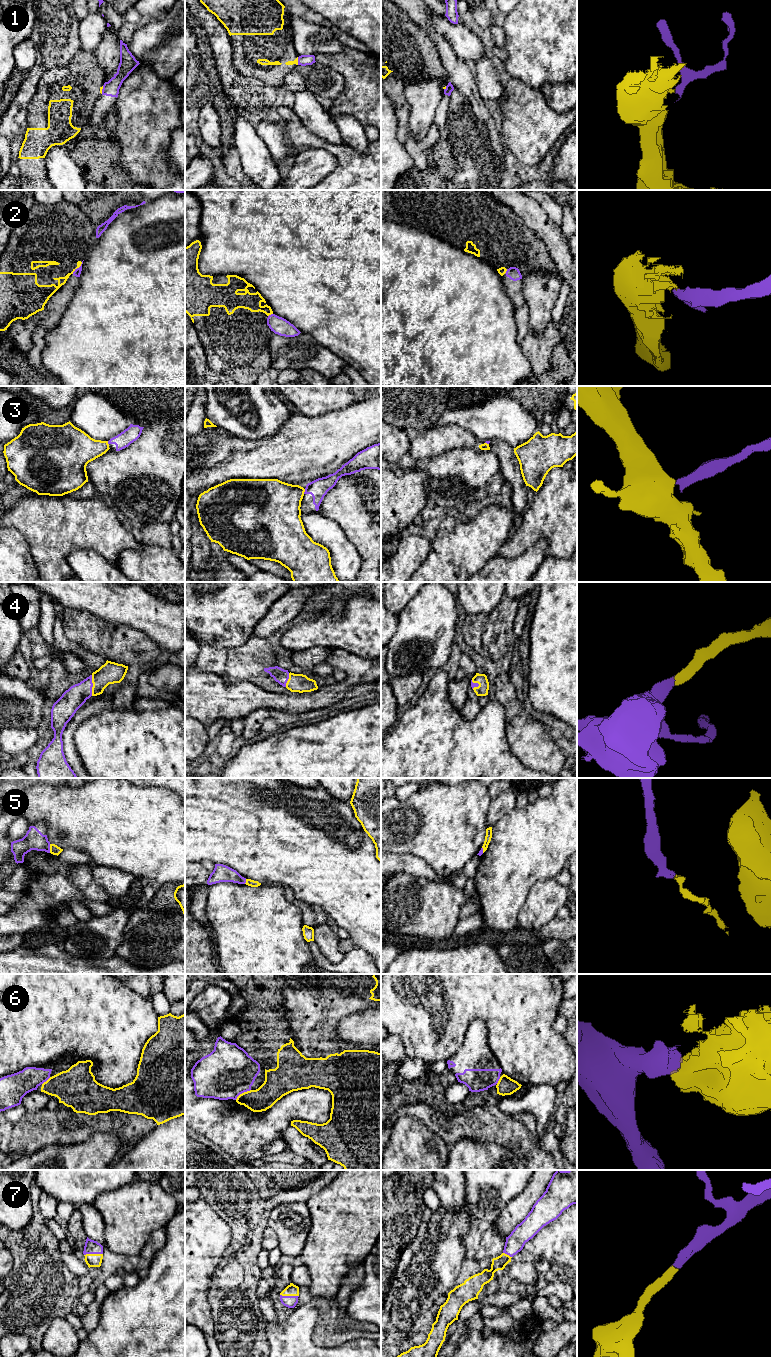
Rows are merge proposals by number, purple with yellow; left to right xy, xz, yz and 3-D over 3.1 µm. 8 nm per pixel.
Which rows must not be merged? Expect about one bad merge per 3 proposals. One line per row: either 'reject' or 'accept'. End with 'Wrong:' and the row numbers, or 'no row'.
1: reject
2: reject
3: reject
4: accept
5: reject
6: reject
7: accept
Wrong: 1, 2, 3, 5, 6

